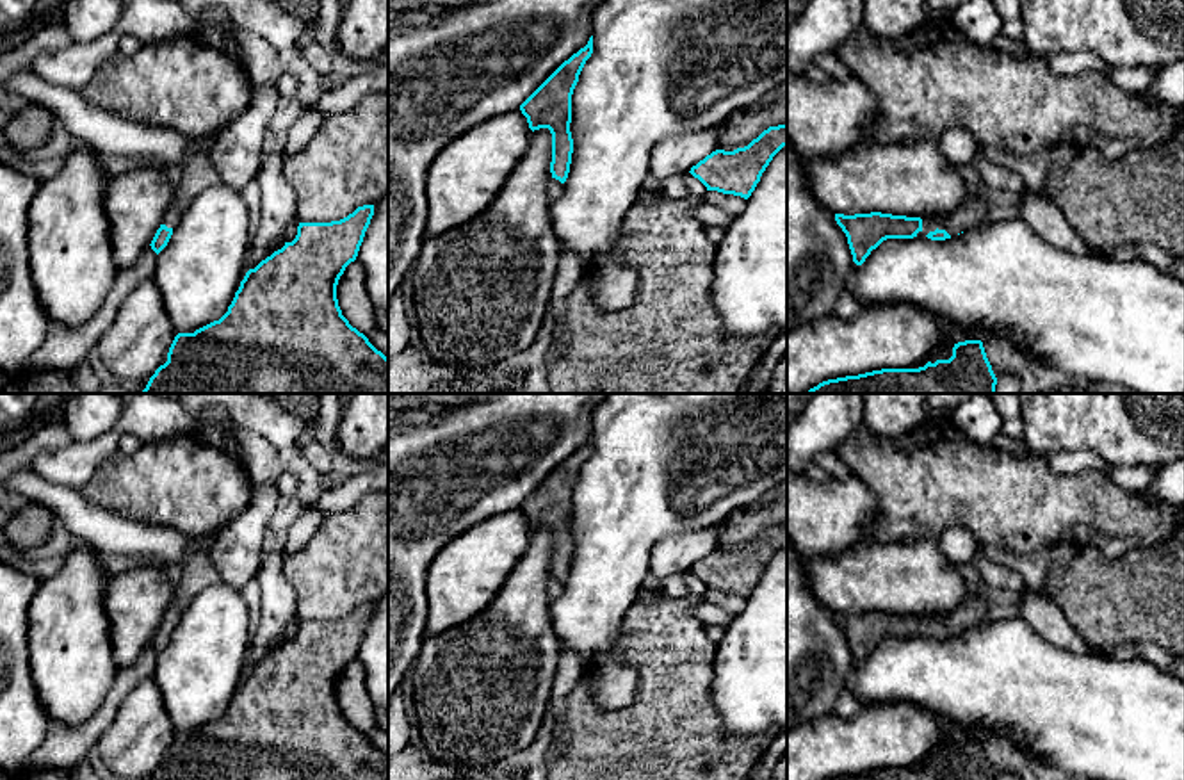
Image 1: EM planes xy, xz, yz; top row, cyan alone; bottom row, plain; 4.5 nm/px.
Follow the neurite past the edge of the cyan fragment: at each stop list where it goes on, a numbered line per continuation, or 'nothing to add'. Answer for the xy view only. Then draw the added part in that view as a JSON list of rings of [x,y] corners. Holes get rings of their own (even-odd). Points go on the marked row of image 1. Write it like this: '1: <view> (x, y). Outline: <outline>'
1: xy (198, 173). Outline: [[[215,135],[194,139],[187,150],[182,166],[182,180],[176,185],[174,198],[162,219],[167,228],[176,228],[191,203],[207,189],[221,183],[221,176],[212,166],[207,150]]]

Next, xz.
nothing to add

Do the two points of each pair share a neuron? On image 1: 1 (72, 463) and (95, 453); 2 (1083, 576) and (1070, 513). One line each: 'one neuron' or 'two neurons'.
1: one neuron
2: two neurons

